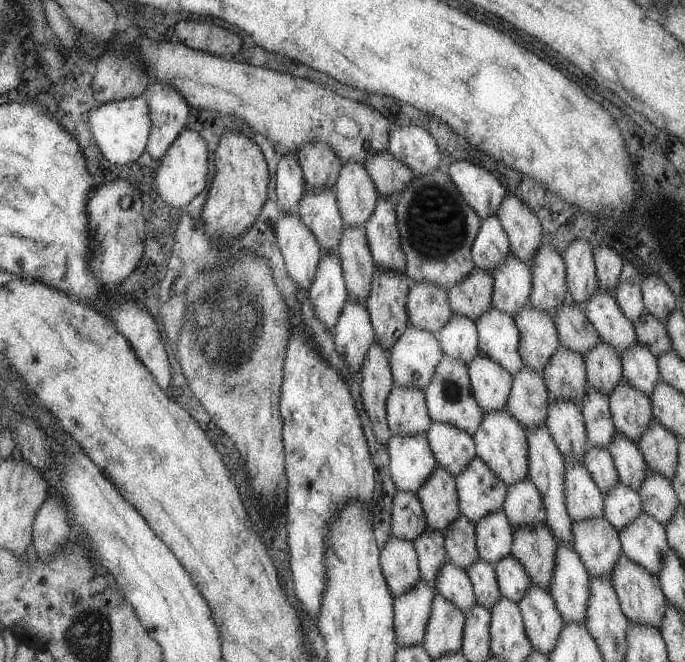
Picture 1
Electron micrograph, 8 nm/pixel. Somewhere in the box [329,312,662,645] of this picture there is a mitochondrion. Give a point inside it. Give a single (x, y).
(451, 390)

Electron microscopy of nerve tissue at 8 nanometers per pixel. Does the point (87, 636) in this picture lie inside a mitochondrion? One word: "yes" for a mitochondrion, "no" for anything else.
yes

